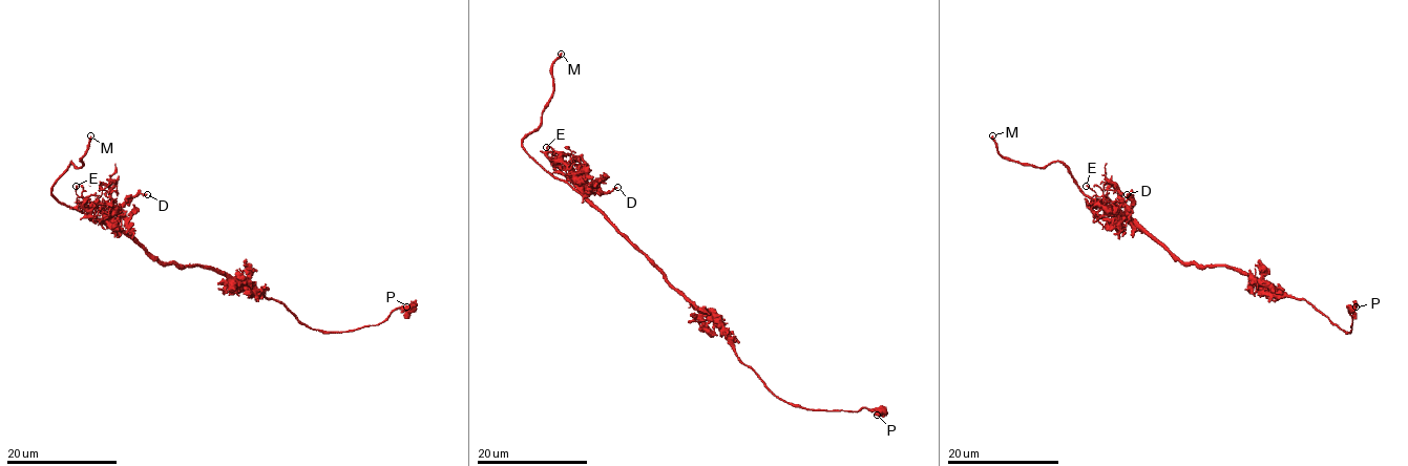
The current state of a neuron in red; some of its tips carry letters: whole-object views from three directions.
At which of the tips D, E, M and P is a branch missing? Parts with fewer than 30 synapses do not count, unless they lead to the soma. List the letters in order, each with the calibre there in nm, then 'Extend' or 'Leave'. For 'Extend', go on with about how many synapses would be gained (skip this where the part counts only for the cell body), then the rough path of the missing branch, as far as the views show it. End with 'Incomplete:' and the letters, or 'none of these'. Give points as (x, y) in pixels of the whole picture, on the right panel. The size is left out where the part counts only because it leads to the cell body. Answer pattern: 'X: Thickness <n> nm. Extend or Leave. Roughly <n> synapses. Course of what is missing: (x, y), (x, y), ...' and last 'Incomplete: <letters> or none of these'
D: Thickness 240 nm. Leave
E: Thickness 170 nm. Leave
M: Thickness 280 nm. Extend. Course of what is missing: (992, 135), (984, 108), (992, 78)
P: Thickness 280 nm. Leave
Incomplete: M

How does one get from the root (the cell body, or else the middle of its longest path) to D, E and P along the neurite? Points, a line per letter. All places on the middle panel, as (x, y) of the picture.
D: (651, 262), (585, 194), (611, 191), (617, 187)
E: (651, 262), (546, 155), (546, 147)
P: (651, 262), (720, 330), (734, 354), (776, 396), (808, 409), (867, 408), (884, 412), (877, 415)

